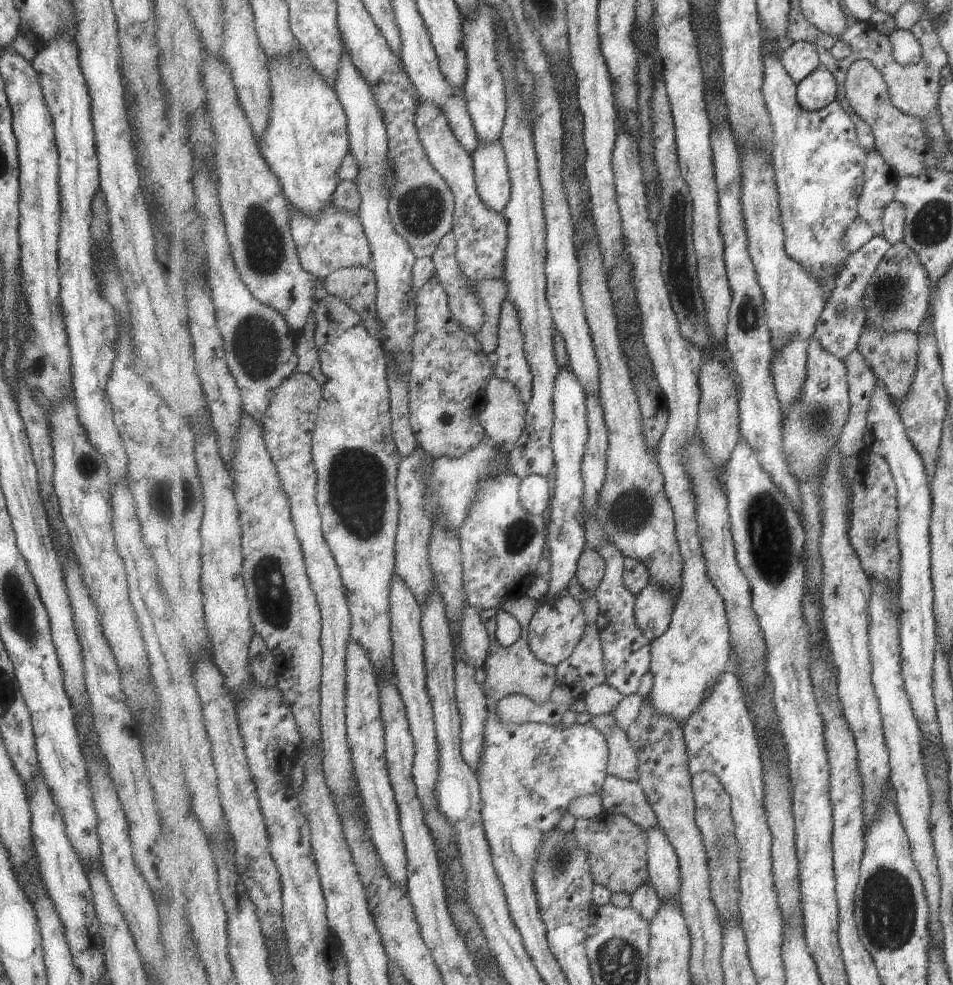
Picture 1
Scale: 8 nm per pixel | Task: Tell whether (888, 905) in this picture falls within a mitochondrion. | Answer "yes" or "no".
yes

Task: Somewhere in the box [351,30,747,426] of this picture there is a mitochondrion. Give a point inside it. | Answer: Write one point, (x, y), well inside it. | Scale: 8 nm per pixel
(678, 268)

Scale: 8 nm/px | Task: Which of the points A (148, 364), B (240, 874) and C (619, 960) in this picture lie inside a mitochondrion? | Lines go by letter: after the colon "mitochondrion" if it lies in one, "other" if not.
A: mitochondrion
B: other
C: mitochondrion

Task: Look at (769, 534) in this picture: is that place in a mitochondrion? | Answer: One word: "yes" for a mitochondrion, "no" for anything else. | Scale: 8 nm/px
yes

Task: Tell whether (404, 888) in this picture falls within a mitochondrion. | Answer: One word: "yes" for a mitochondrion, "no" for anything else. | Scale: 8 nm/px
no

